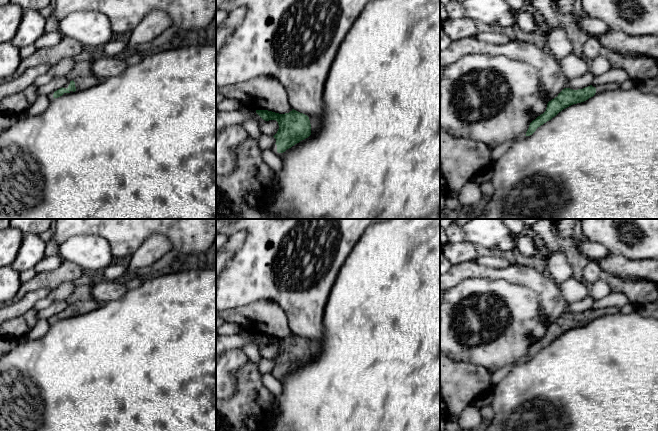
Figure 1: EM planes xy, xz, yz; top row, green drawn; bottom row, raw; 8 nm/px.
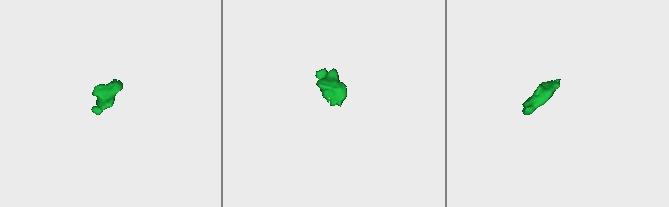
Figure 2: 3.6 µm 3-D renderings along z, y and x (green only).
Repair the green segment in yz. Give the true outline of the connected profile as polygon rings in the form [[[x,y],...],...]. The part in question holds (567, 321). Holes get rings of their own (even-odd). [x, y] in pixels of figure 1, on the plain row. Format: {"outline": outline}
{"outline": [[[616,308],[590,309],[578,314],[564,312],[557,321],[548,326],[546,335],[530,347],[525,360],[532,359],[538,351],[551,344],[563,333],[584,326],[596,318],[617,312],[618,309]]]}

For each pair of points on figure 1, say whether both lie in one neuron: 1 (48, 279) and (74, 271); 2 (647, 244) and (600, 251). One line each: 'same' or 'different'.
1: same
2: different

